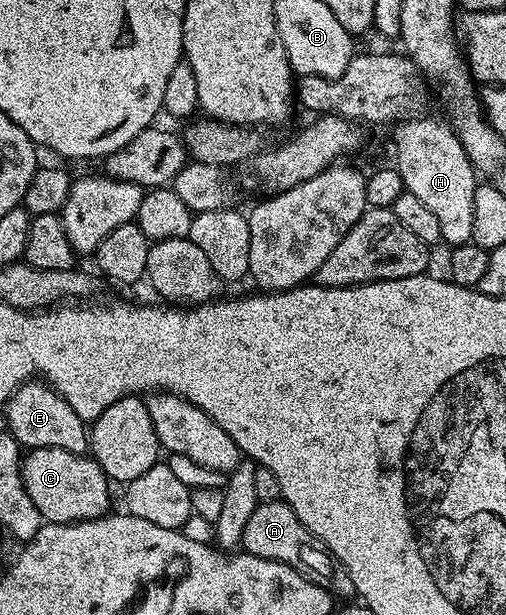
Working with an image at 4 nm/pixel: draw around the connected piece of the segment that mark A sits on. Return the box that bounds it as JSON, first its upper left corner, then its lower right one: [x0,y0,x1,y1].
[240,500,357,599]

